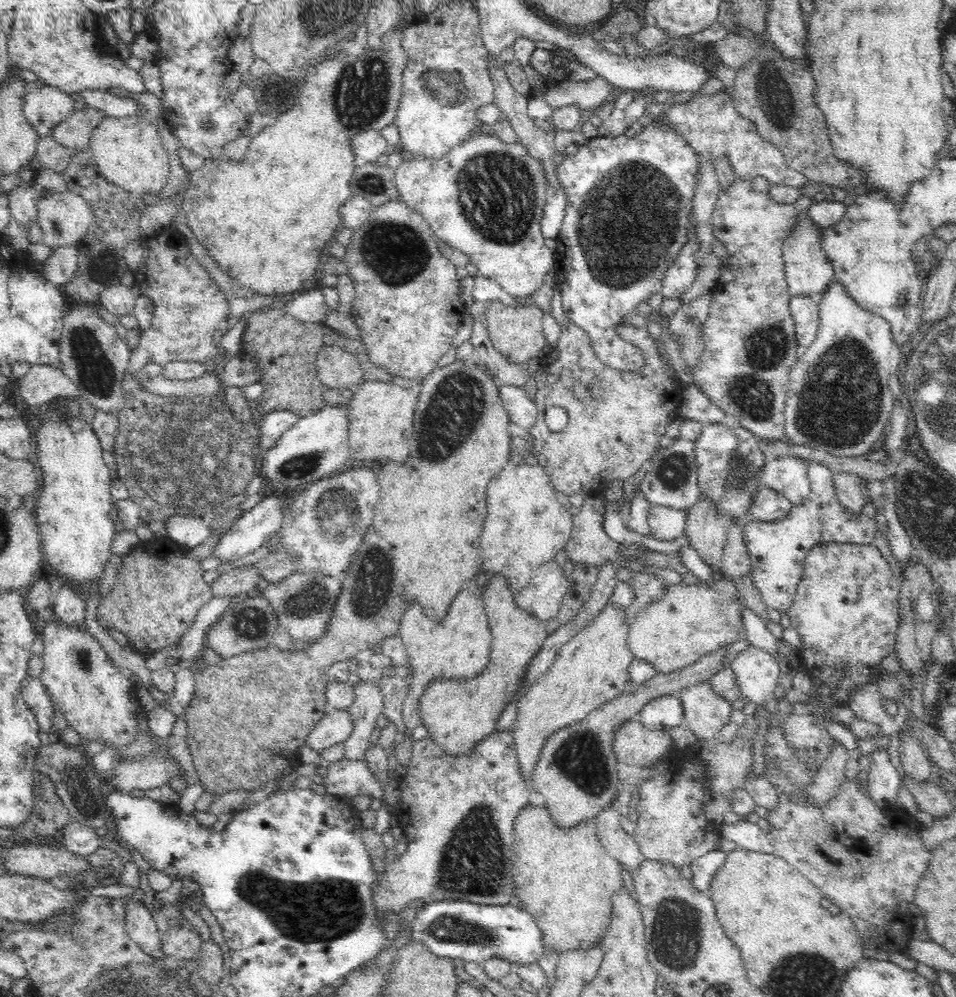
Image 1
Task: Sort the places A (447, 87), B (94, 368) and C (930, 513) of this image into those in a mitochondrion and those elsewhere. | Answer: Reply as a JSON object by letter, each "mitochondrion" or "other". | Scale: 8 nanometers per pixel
{"A":"mitochondrion","B":"mitochondrion","C":"mitochondrion"}

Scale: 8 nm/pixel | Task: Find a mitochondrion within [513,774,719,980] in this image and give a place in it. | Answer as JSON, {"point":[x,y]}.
{"point":[676,940]}

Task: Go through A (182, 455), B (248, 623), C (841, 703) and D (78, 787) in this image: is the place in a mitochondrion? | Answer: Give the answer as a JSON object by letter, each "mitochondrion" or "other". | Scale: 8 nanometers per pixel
{"A":"mitochondrion","B":"mitochondrion","C":"other","D":"mitochondrion"}

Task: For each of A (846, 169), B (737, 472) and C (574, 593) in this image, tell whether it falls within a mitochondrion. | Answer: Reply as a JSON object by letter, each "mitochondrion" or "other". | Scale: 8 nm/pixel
{"A":"other","B":"mitochondrion","C":"other"}

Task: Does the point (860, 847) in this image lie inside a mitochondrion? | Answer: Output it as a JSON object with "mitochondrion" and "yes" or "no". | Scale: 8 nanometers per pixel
{"mitochondrion":"no"}

